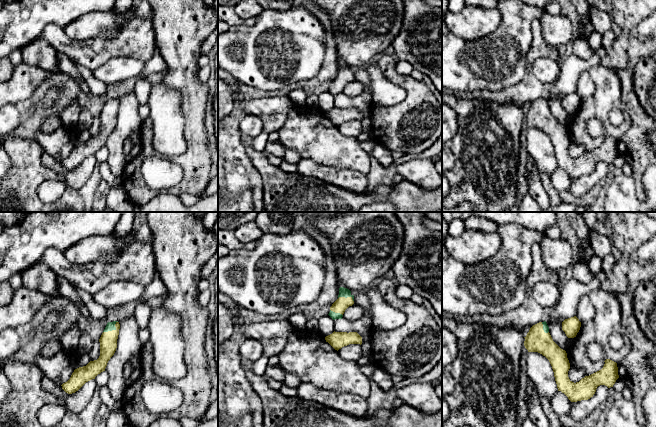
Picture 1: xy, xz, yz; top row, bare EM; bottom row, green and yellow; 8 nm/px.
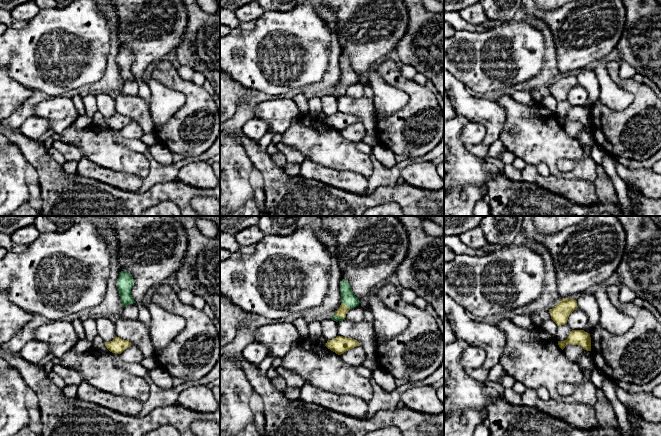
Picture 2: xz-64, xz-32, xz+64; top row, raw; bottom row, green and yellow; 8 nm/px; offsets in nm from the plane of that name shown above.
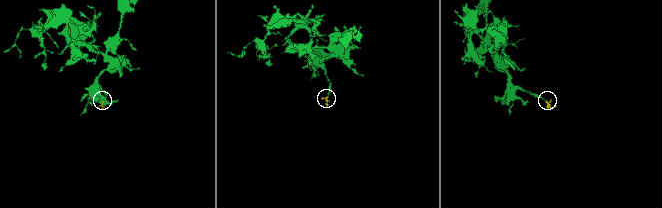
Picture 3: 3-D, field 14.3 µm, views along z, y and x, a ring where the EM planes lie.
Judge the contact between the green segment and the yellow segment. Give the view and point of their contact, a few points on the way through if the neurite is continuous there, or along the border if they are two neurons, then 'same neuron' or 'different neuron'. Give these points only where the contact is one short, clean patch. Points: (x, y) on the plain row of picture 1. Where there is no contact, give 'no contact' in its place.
meets green in xy at (112, 105); runs through xy (110, 102), (112, 105), (108, 117); same neuron

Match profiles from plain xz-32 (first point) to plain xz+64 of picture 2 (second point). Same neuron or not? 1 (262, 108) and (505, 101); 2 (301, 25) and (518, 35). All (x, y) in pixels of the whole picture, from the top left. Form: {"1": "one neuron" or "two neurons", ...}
{"1": "two neurons", "2": "one neuron"}

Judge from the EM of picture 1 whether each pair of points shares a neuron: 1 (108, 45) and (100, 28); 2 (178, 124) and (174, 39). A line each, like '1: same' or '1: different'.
1: different
2: different

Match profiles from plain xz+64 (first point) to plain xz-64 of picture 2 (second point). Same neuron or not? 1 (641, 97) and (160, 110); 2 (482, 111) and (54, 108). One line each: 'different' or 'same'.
1: different
2: same

